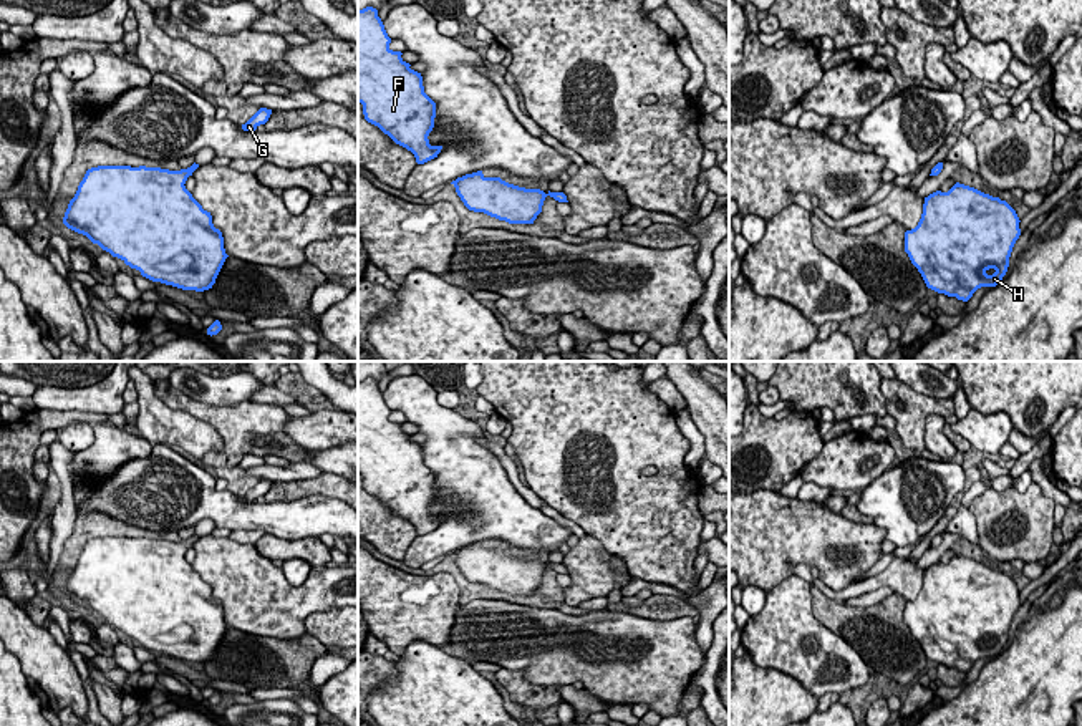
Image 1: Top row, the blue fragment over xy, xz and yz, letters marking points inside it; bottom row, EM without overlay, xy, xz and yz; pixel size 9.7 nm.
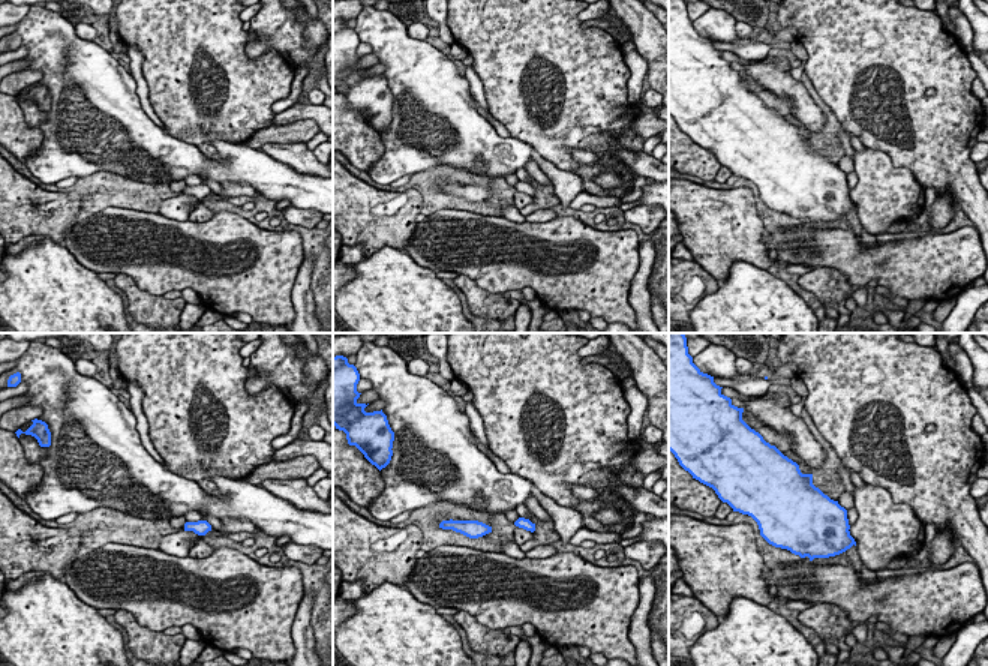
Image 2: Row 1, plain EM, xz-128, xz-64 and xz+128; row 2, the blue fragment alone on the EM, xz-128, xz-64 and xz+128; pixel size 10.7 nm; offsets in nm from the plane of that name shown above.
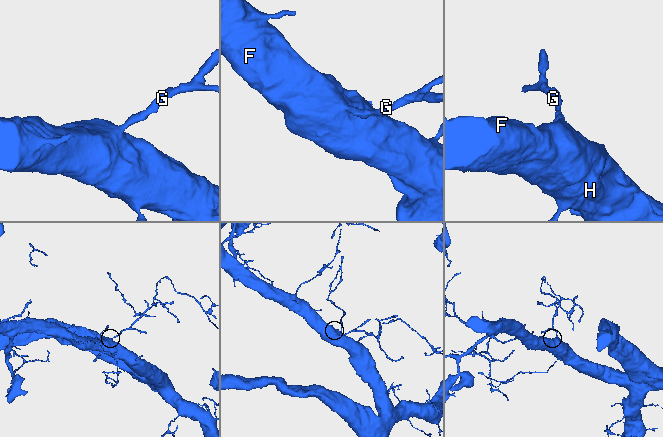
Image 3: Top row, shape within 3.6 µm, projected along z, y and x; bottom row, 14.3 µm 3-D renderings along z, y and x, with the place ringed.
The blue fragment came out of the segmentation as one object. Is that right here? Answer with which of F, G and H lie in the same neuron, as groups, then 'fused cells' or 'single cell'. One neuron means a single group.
F G H | single cell

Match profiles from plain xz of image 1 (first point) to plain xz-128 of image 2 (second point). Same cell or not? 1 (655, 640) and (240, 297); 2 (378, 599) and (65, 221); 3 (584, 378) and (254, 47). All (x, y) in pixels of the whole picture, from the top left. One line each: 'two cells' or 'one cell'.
1: one cell
2: one cell
3: two cells

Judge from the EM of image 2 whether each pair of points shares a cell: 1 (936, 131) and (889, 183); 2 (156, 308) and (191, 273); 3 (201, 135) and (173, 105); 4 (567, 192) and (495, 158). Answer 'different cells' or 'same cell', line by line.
1: different cells
2: different cells
3: same cell
4: different cells

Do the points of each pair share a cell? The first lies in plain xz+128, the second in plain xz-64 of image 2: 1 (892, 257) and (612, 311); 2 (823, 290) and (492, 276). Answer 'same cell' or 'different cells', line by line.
1: same cell
2: different cells

